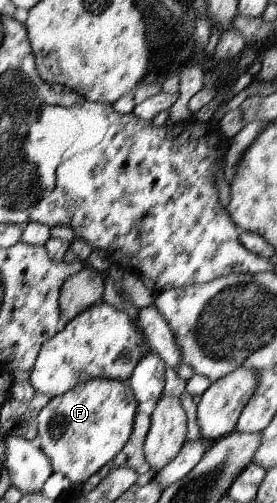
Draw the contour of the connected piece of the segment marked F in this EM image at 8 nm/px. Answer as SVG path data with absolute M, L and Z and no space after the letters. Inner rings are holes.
M95 378L85 384L79 384L62 396L51 398L51 401L39 412L37 421L39 439L42 441L41 448L50 458L53 470L67 476L73 483L80 481L84 484L91 475L95 475L125 447L133 431L135 407L137 401L128 380Z

